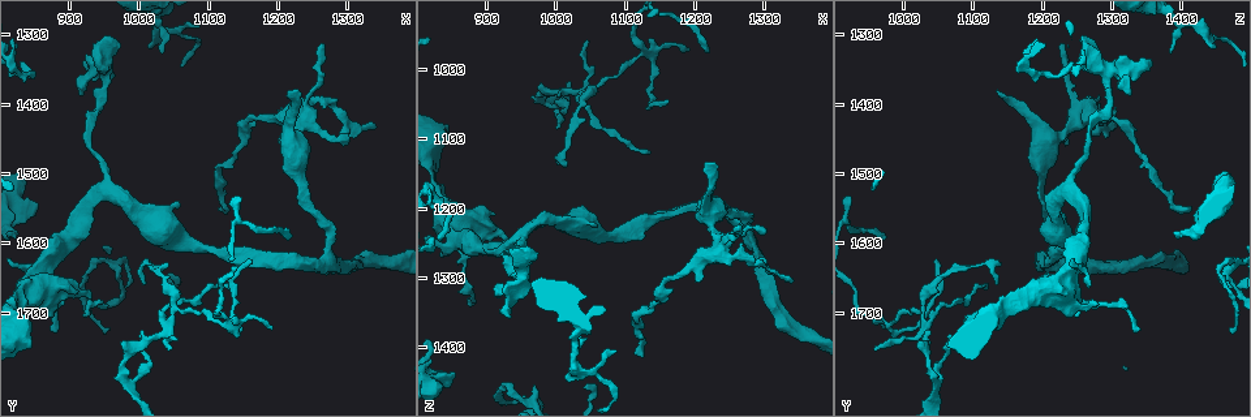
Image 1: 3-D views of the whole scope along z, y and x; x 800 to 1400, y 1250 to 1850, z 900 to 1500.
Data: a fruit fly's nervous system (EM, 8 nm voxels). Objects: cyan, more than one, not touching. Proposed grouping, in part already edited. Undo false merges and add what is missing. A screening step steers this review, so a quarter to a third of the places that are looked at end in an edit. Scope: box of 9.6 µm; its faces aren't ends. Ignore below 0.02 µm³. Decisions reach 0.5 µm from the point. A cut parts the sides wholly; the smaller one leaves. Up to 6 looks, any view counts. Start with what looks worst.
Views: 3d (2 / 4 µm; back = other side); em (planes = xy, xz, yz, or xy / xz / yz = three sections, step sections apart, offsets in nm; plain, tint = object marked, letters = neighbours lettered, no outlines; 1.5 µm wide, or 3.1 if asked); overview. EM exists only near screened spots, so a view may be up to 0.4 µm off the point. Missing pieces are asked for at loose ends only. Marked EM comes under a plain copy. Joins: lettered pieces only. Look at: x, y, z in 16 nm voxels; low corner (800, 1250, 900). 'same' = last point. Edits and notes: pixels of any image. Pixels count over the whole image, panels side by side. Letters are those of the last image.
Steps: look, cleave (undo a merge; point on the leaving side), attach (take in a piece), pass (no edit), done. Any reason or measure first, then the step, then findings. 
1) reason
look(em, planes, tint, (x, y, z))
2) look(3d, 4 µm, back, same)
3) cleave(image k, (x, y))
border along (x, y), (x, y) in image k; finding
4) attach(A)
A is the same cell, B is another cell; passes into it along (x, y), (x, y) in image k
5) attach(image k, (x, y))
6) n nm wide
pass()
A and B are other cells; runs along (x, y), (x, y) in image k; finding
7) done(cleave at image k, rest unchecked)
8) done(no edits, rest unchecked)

free end
look(em, planes, tint, (1015, 1320, 1445))

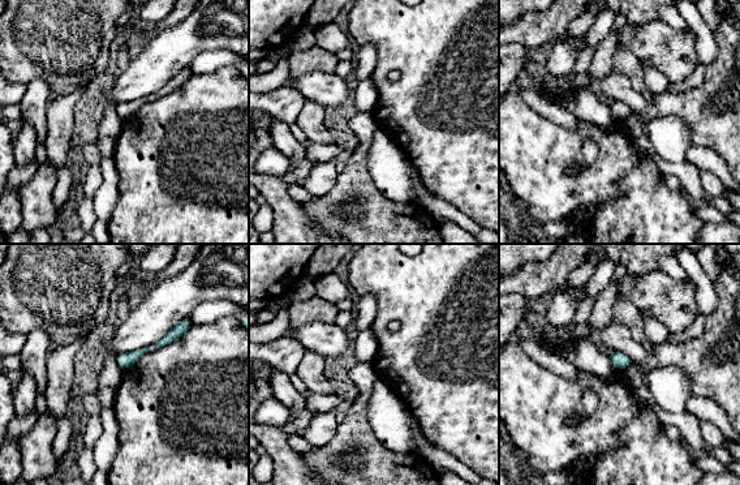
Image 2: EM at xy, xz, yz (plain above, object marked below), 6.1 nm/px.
look(em, planes, letters, same)

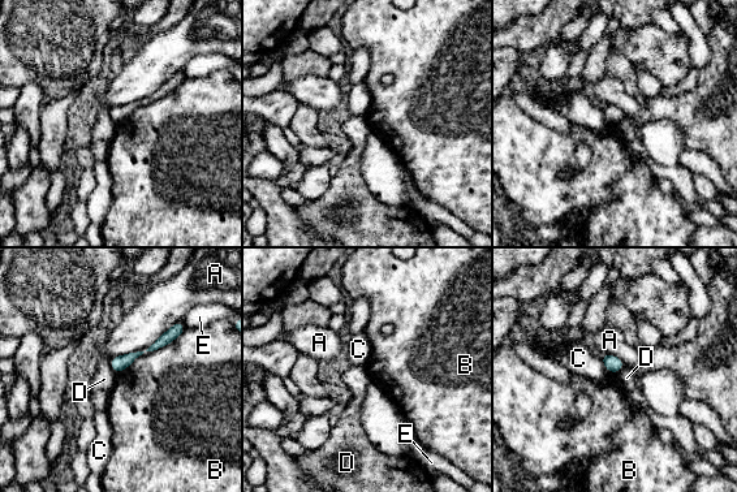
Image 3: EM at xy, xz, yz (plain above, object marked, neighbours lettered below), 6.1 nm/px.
100 nm wide
pass()
A, B, C, D and E are other cells; border along (110, 358), (110, 366), (116, 374) in image 3; none of them fits

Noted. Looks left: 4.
four arms meet
look(3d, 4 µm, (1055, 1685, 1030))

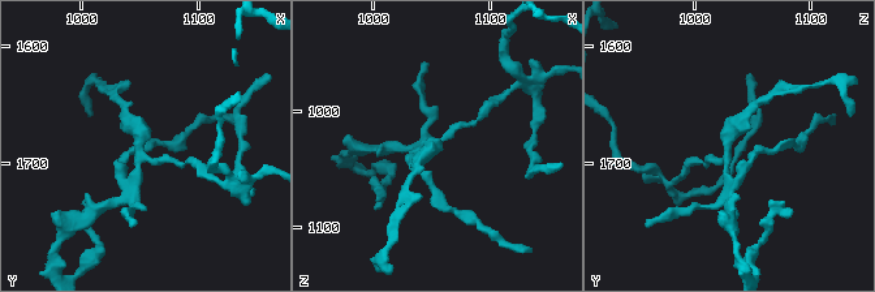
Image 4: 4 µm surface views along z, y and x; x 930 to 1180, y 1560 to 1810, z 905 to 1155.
now the EM
look(em, yz, step 8, tint, (1050, 1692, 1026))

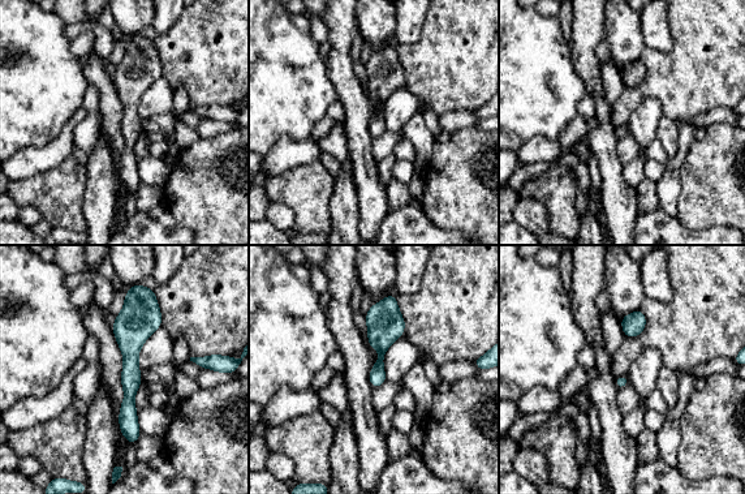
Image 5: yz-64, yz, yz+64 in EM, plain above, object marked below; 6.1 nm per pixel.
cut it another way
look(em, planes, letters, same)

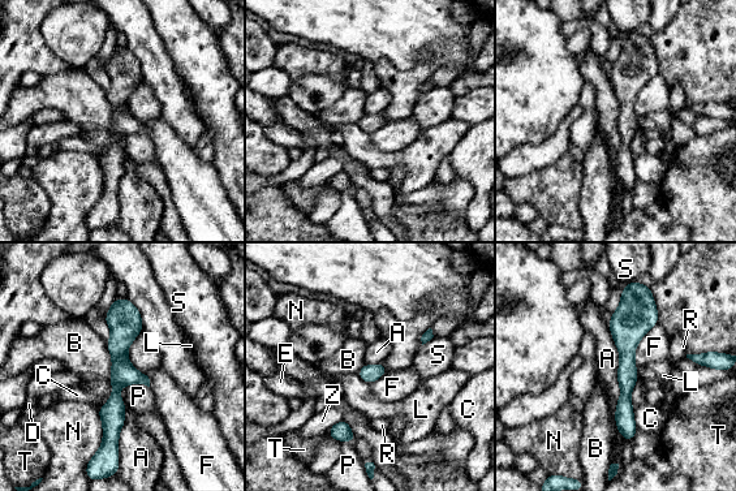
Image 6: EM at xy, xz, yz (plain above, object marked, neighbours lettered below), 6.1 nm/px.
110 nm wide
pass()
A, B, C, D, E, F, L, N, P, R, S, T and Z are other cells; runs along (635, 291), (627, 328), (628, 436) in image 6; all the same neuron

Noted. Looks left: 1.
done(no edits, rest unchecked)

